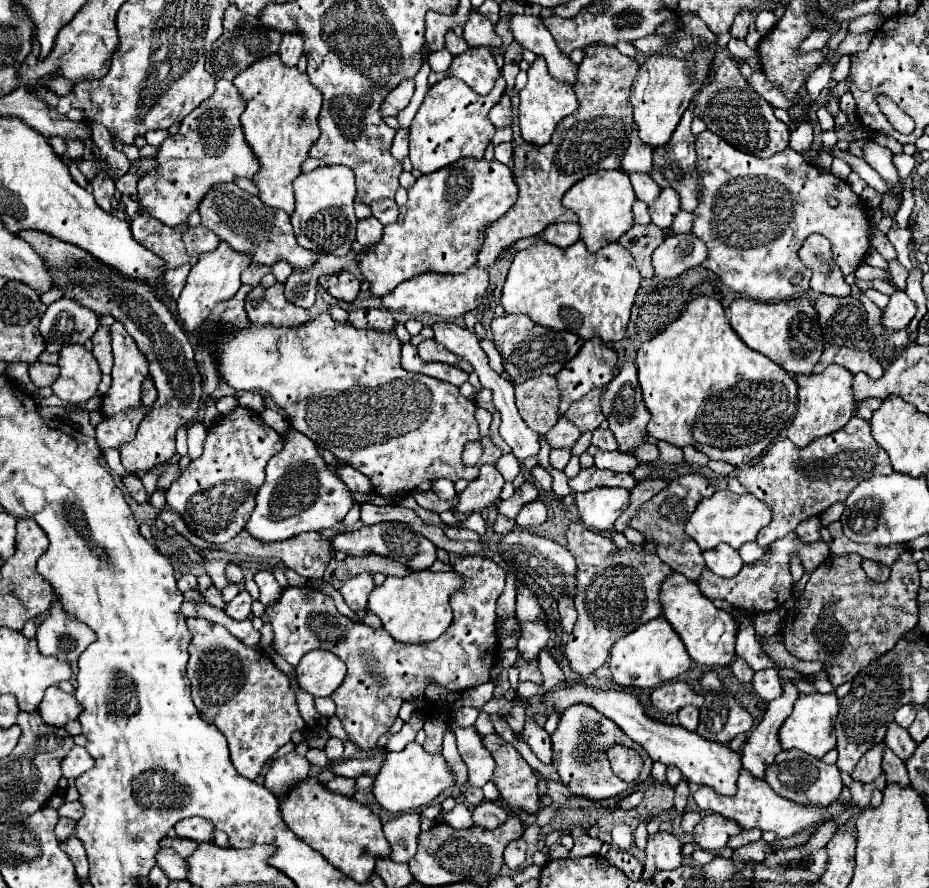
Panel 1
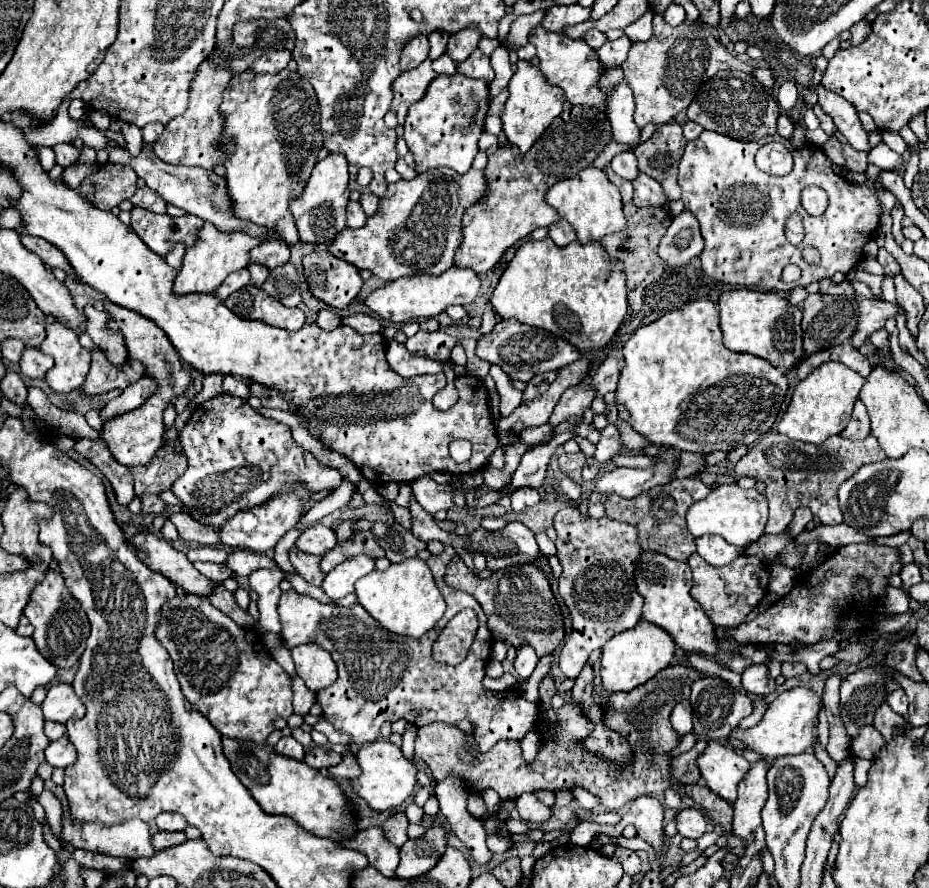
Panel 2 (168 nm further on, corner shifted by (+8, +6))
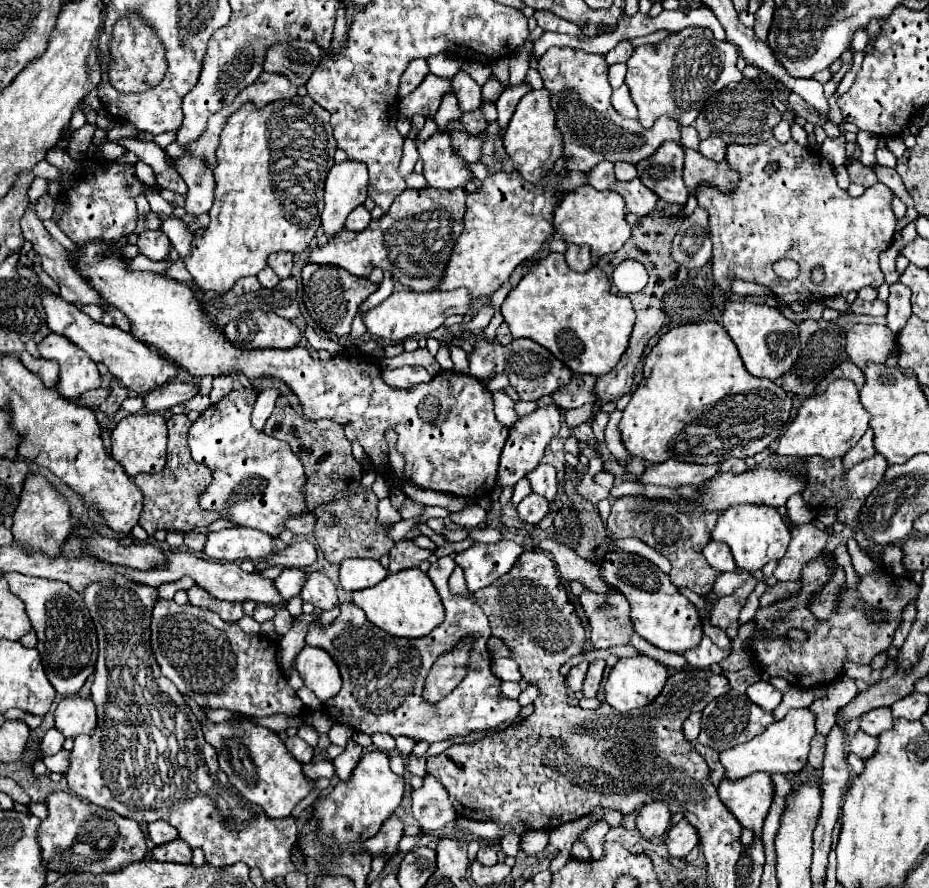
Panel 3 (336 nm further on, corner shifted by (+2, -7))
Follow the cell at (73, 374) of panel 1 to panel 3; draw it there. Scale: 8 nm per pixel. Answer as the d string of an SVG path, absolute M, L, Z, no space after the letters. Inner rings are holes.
M49 333L43 343L39 343L39 355L43 359L53 359L61 365L57 391L65 399L77 399L85 391L99 389L101 375L97 371L97 365L69 339Z

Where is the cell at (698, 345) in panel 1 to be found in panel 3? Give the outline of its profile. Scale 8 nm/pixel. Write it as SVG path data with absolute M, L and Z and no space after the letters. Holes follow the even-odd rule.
M697 321L661 335L659 343L651 349L643 365L643 381L623 411L619 433L629 455L645 461L663 463L675 459L711 465L723 463L729 457L753 457L769 447L773 441L755 441L755 437L779 437L789 419L789 411L791 399L787 393L775 381L749 375L735 351L735 343L731 343L731 337L717 321ZM727 431L733 431L733 437L727 437ZM657 453L661 455L657 457Z

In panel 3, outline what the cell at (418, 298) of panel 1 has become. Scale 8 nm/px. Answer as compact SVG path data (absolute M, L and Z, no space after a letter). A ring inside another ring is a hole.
M403 289L403 291L391 293L383 303L365 311L363 323L367 327L367 333L371 333L373 337L381 337L381 339L389 339L389 341L399 343L407 337L425 335L425 333L435 331L437 327L443 325L443 321L449 315L455 315L455 313L465 315L469 311L469 305L471 305L471 295L467 293L467 289L429 291L429 293L417 293L411 289Z

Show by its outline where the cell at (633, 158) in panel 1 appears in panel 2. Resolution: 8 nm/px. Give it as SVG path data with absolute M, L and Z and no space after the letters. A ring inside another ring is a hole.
M621 82L615 86L615 92L609 98L609 120L613 126L613 136L619 144L625 144L627 150L633 150L641 140L641 130L633 122L633 92L631 88Z

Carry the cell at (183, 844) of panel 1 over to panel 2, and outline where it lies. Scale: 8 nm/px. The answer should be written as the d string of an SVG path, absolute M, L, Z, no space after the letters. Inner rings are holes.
M157 832L157 834L153 836L153 848L155 848L155 850L165 850L165 848L183 844L185 840L187 840L185 832Z

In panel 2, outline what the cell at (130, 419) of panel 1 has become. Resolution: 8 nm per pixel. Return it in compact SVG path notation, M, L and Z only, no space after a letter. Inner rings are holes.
M143 376L135 384L129 384L117 398L113 398L111 402L107 402L107 406L101 410L103 422L139 408L153 392L155 392L155 380L151 380L147 376Z

